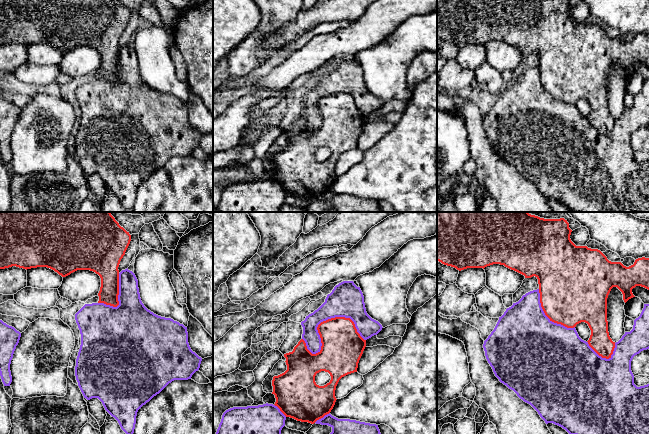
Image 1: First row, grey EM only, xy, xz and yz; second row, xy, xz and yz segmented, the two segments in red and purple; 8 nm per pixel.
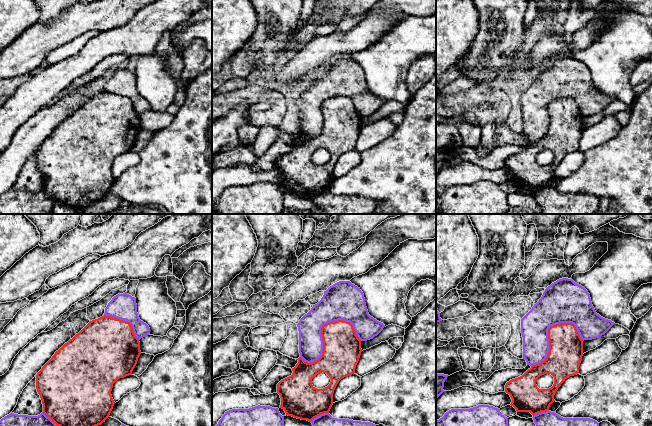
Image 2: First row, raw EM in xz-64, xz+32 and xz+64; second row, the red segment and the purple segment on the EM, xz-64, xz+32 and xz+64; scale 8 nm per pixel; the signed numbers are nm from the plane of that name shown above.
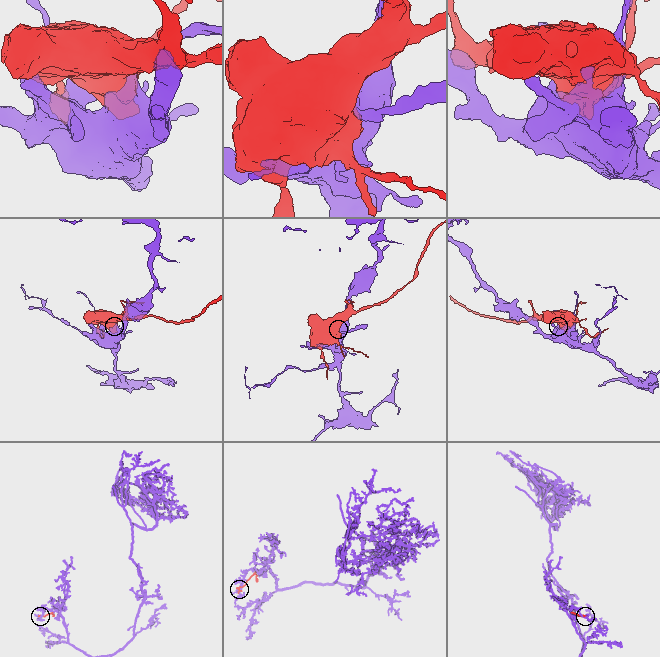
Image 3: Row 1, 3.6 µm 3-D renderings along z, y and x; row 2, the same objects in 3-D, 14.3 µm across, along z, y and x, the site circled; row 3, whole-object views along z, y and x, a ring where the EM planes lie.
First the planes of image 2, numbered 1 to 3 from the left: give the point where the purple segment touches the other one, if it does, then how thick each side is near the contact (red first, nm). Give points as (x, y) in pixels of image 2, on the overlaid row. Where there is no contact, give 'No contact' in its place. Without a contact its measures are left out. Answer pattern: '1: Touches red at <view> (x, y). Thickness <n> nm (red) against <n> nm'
1: Touches red at xz-64 (125, 321). Thickness 480 nm (red) against 200 nm
2: Touches red at xz+32 (321, 329). Thickness 300 nm (red) against 280 nm
3: Touches red at xz+64 (548, 337). Thickness 280 nm (red) against 280 nm

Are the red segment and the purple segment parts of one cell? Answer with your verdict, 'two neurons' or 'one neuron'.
two neurons

